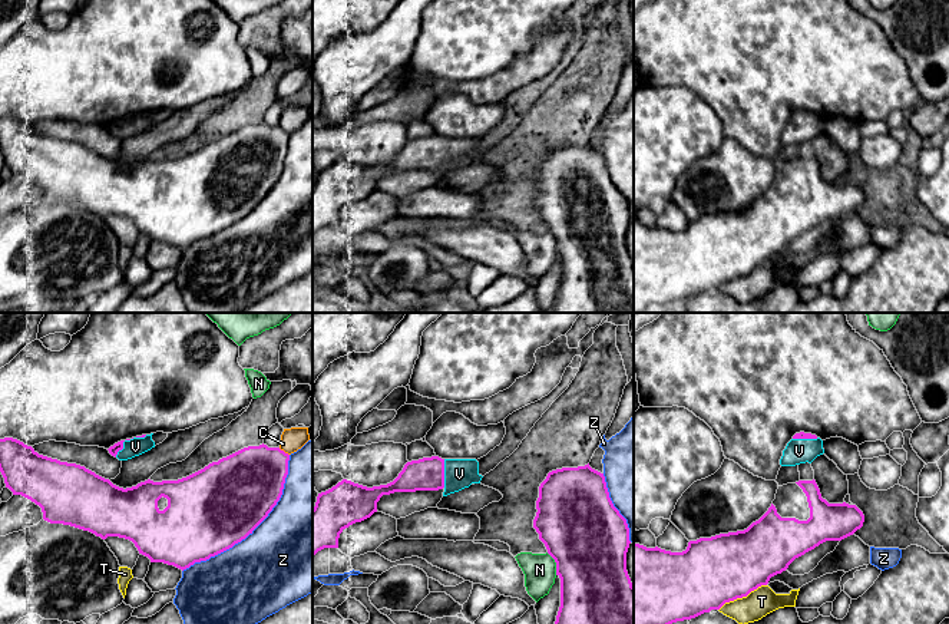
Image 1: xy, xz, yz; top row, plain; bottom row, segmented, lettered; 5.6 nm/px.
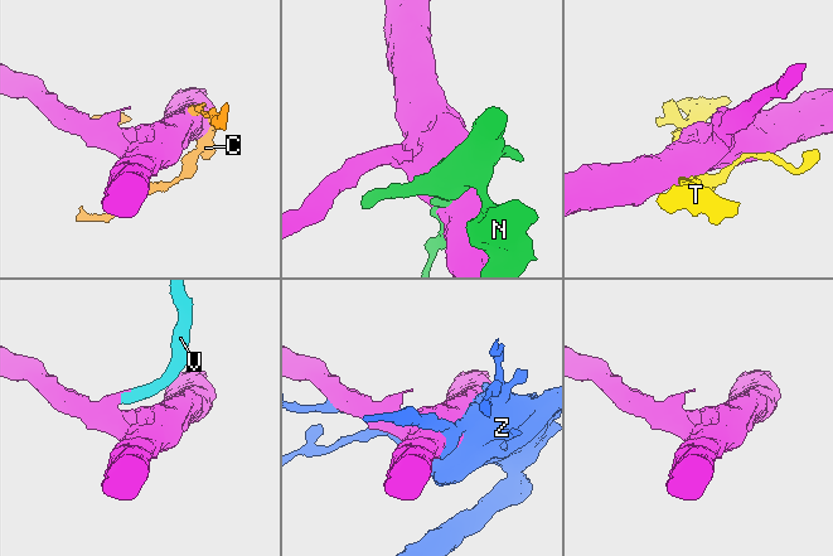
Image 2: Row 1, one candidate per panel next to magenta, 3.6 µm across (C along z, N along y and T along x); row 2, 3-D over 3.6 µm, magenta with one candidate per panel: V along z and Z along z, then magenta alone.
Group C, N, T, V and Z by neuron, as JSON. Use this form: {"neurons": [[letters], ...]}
{"neurons": [["C"], ["N"], ["T"], ["V"], ["Z"]]}

